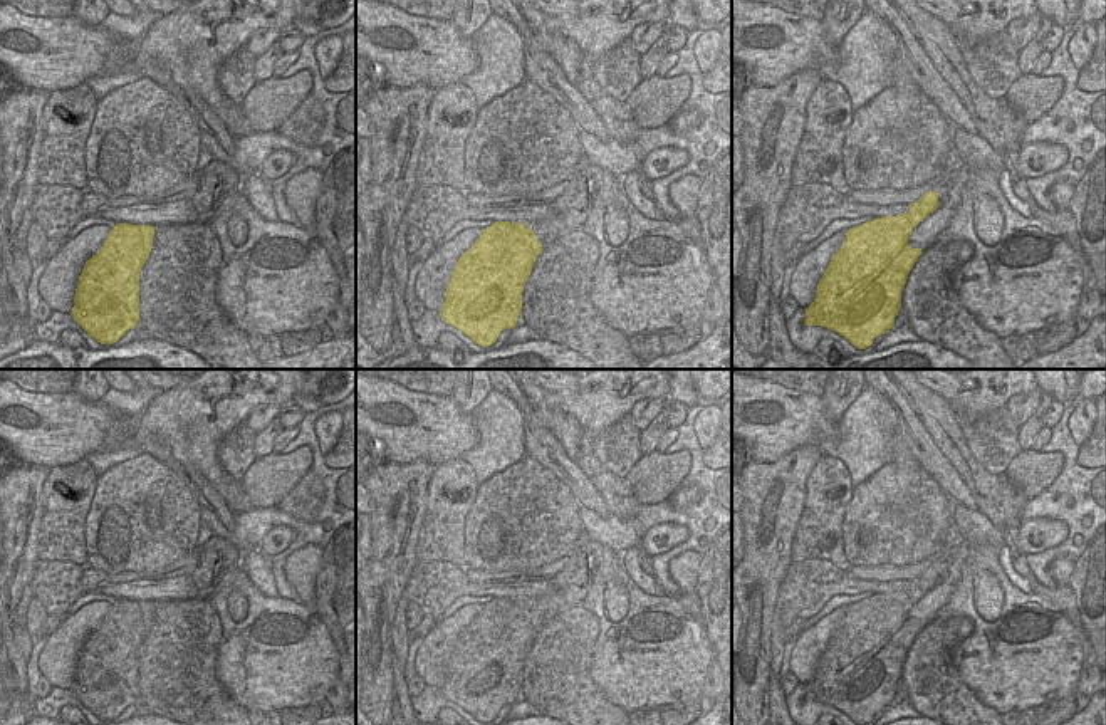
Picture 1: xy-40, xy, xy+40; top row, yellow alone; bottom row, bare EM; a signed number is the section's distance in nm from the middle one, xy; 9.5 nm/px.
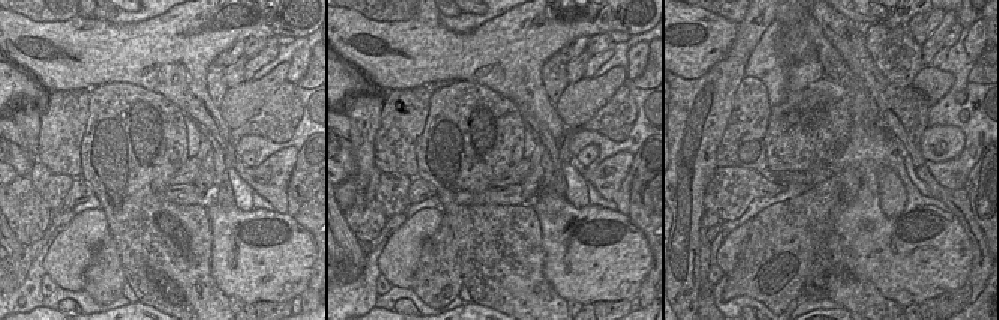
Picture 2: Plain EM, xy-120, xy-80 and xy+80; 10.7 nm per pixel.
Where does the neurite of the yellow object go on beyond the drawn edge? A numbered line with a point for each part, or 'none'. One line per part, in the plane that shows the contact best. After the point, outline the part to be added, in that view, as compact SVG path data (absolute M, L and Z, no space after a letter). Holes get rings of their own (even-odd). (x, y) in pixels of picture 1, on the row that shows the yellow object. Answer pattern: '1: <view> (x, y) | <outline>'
1: xy+40 (925, 232) | M962 170L953 171L948 180L952 181L952 190L948 191L948 198L936 206L933 213L930 213L923 222L920 222L910 238L908 243L911 248L920 248L925 252L931 243L935 243L935 238L948 228L957 203L960 201L960 188L968 180L968 173L963 173Z

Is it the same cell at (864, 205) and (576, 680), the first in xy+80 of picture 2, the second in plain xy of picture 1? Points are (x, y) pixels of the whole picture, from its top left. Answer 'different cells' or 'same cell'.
different cells

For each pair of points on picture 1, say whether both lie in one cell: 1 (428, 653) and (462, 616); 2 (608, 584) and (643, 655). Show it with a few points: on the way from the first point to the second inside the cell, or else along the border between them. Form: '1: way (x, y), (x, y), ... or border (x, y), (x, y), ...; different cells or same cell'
1: way (435, 645), (453, 625); same cell
2: way (608, 606), (611, 640), (623, 643); same cell

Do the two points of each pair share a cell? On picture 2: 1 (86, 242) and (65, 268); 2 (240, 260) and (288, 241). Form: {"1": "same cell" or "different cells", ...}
{"1": "same cell", "2": "same cell"}

